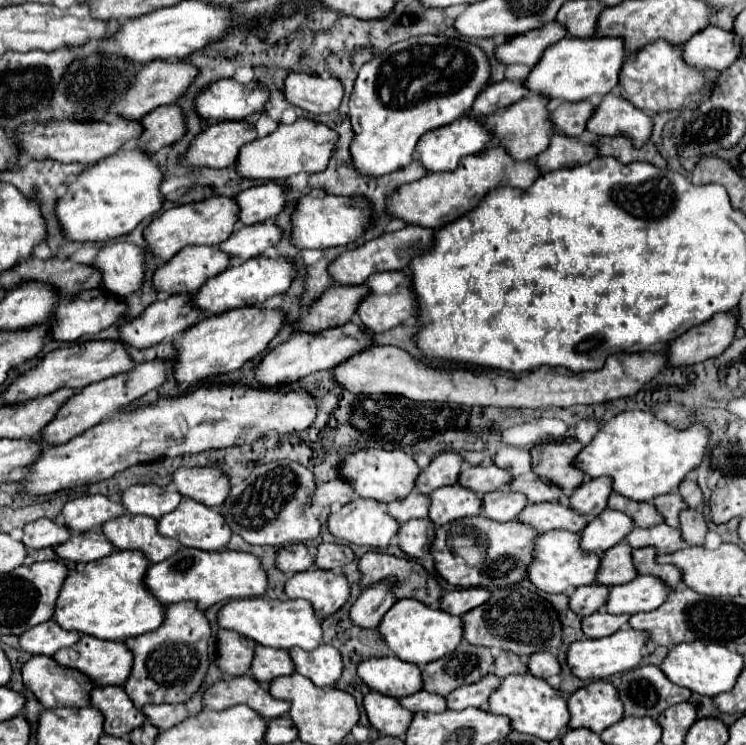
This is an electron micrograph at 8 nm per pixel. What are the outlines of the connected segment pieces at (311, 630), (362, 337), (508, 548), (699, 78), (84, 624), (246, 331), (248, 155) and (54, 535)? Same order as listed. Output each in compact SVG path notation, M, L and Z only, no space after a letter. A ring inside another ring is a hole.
M234 599L220 609L218 625L224 629L232 629L244 637L250 637L260 645L276 649L300 647L304 651L312 651L322 641L322 623L316 617L314 607L306 599Z
M346 323L342 327L334 327L334 329L326 329L318 335L310 335L310 333L296 333L290 337L290 341L274 347L270 353L264 355L264 359L256 365L254 375L256 381L262 387L280 387L280 385L290 385L296 383L298 379L314 373L314 371L322 371L322 369L332 369L338 363L346 361L352 353L358 353L362 349L366 349L368 345L372 345L370 341L370 333L354 323Z
M478 515L478 517L464 517L464 519L456 519L452 523L446 523L442 527L436 529L436 539L430 547L430 553L434 557L434 565L438 575L448 581L450 585L456 587L508 587L514 583L520 583L524 579L528 579L528 567L534 561L534 545L538 539L538 531L534 527L530 527L528 523L514 519L514 521L506 521L506 523L498 523L490 517Z
M656 41L626 57L619 74L619 87L621 96L630 101L634 107L648 113L656 113L666 109L668 111L680 109L692 101L698 101L700 91L706 87L706 79L700 71L684 63L680 45Z
M114 551L104 559L90 561L84 573L70 573L62 585L54 611L58 625L62 625L66 631L74 629L82 635L94 635L98 639L108 639L108 641L126 641L134 635L142 635L158 629L166 619L166 605L160 603L144 585L144 575L148 567L150 561L146 561L146 555L142 551Z
M248 307L248 309L226 311L222 315L204 317L196 325L188 327L180 337L172 341L172 347L176 351L174 379L178 389L188 391L192 385L200 381L240 369L246 361L250 361L252 357L256 357L266 349L272 337L280 331L282 319L284 313L280 309L266 311L260 307Z
M296 119L292 125L278 125L278 129L254 143L246 143L236 161L236 173L244 179L258 181L284 181L294 173L318 173L326 169L338 135L322 123L310 119Z
M38 519L24 527L22 543L28 549L44 549L44 547L62 545L66 539L70 539L70 535L72 533L62 523L54 519Z

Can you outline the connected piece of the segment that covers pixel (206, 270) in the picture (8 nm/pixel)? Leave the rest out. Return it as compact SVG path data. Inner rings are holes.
M186 247L154 271L154 289L166 295L192 295L228 263L216 247Z

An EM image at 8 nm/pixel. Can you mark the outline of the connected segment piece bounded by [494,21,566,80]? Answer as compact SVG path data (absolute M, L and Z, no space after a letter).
M552 21L546 27L516 35L506 43L498 45L494 57L498 63L507 66L506 79L525 79L534 63L538 63L538 59L542 57L542 51L562 37L566 37L566 31L562 31L562 27Z

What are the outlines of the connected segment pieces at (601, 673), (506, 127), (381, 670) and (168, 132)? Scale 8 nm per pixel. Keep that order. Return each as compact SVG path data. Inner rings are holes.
M620 629L614 635L602 637L602 639L580 639L574 641L568 649L568 665L572 669L572 673L578 679L584 681L592 681L592 679L606 679L610 675L622 673L622 671L630 671L634 667L638 667L644 659L644 649L648 647L648 635L646 631L638 631L638 629Z
M532 95L524 101L516 101L510 107L488 115L482 123L486 129L492 129L496 135L496 141L506 149L506 153L516 159L516 161L530 161L534 159L538 153L542 153L542 149L548 147L550 143L550 121L548 121L548 111L546 111L548 99L542 99L540 95Z
M382 657L382 659L368 659L360 663L358 675L362 681L384 695L390 697L406 697L400 695L402 691L418 693L422 689L422 671L418 665L396 659L396 657Z
M174 105L154 109L152 113L140 119L140 125L142 125L142 133L138 137L138 149L148 153L152 151L156 153L166 145L172 145L186 133L184 115Z

